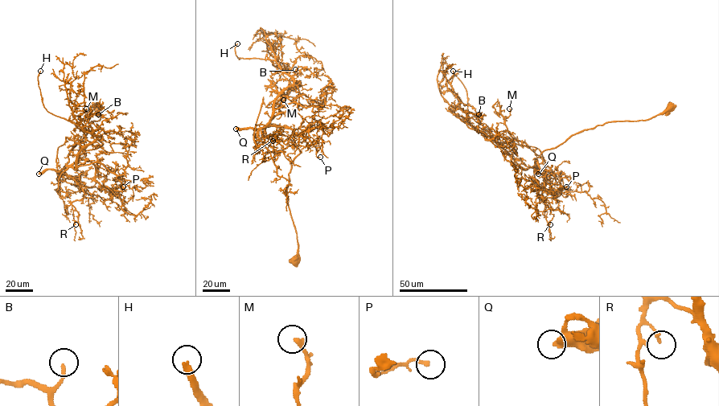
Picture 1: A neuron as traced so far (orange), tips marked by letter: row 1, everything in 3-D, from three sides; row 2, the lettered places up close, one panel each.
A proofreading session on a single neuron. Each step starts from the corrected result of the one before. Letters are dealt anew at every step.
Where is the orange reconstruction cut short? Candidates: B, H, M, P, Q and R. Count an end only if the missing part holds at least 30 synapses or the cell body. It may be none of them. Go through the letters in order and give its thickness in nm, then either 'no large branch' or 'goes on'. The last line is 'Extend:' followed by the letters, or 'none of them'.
B: calibre 170 nm; goes on
H: calibre 260 nm; goes on
M: calibre 280 nm; no large branch
P: calibre 150 nm; no large branch
Q: calibre 360 nm; goes on
R: calibre 150 nm; no large branch
Extend: B, H, Q

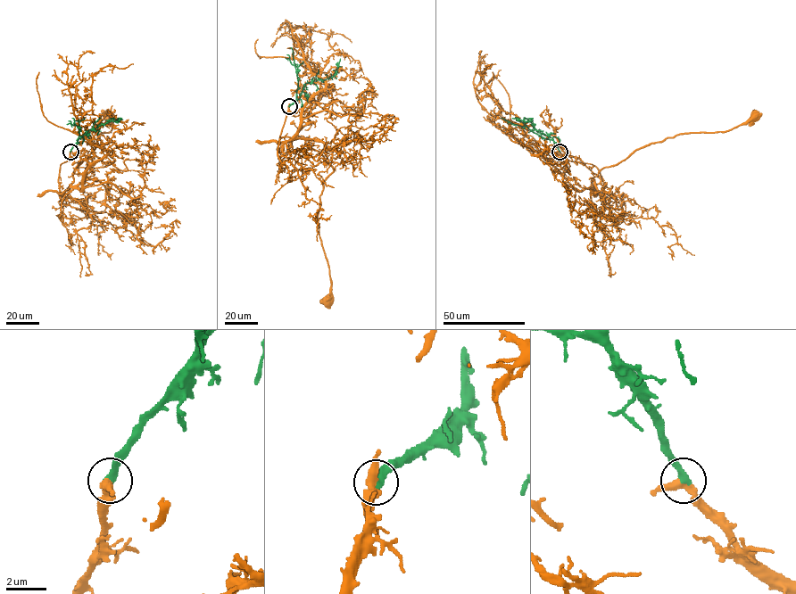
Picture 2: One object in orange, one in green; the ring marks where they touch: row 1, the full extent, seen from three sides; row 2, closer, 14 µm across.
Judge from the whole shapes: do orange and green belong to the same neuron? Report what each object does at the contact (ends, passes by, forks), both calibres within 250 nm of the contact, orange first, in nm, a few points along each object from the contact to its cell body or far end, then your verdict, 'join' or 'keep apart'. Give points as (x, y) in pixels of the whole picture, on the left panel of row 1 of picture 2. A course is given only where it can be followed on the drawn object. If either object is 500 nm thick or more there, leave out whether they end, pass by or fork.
orange passes by | green ends | 360/360 nm | orange via (70, 152), (60, 168), (62, 193), (114, 160), (99, 137), (111, 130), (108, 115) | green via (70, 152), (87, 130), (121, 119) | join

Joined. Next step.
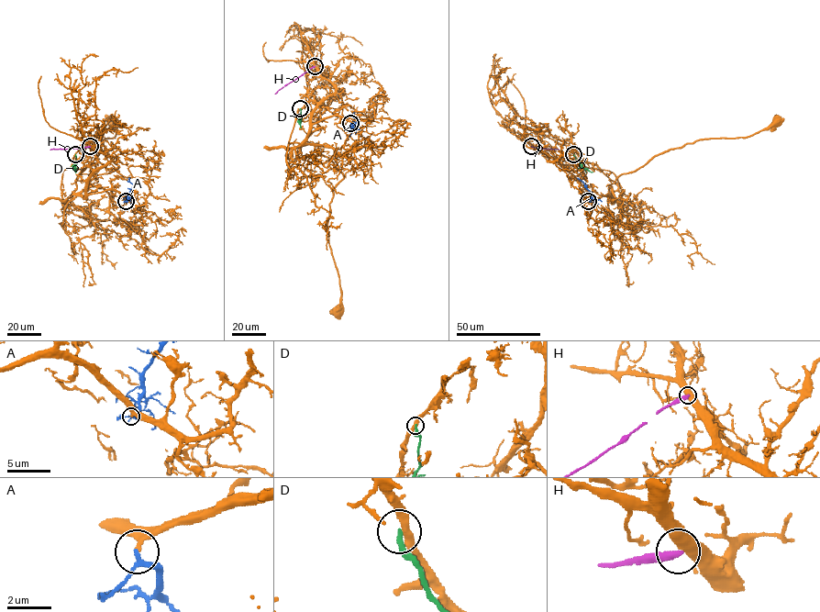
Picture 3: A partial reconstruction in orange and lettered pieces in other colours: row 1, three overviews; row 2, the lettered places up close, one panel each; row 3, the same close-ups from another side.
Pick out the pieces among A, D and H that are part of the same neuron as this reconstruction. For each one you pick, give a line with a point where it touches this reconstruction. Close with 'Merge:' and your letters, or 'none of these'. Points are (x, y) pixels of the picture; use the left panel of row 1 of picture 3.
A: Touches orange at (126, 201)
Merge: A

